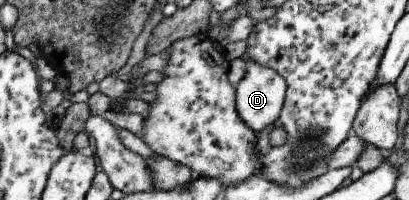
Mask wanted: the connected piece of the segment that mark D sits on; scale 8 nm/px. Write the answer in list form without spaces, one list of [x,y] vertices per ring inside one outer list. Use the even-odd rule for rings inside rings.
[[[246,53],[241,57],[245,62],[245,75],[234,87],[236,93],[236,108],[239,117],[256,134],[272,125],[280,116],[286,96],[287,84],[274,69],[254,62]]]

